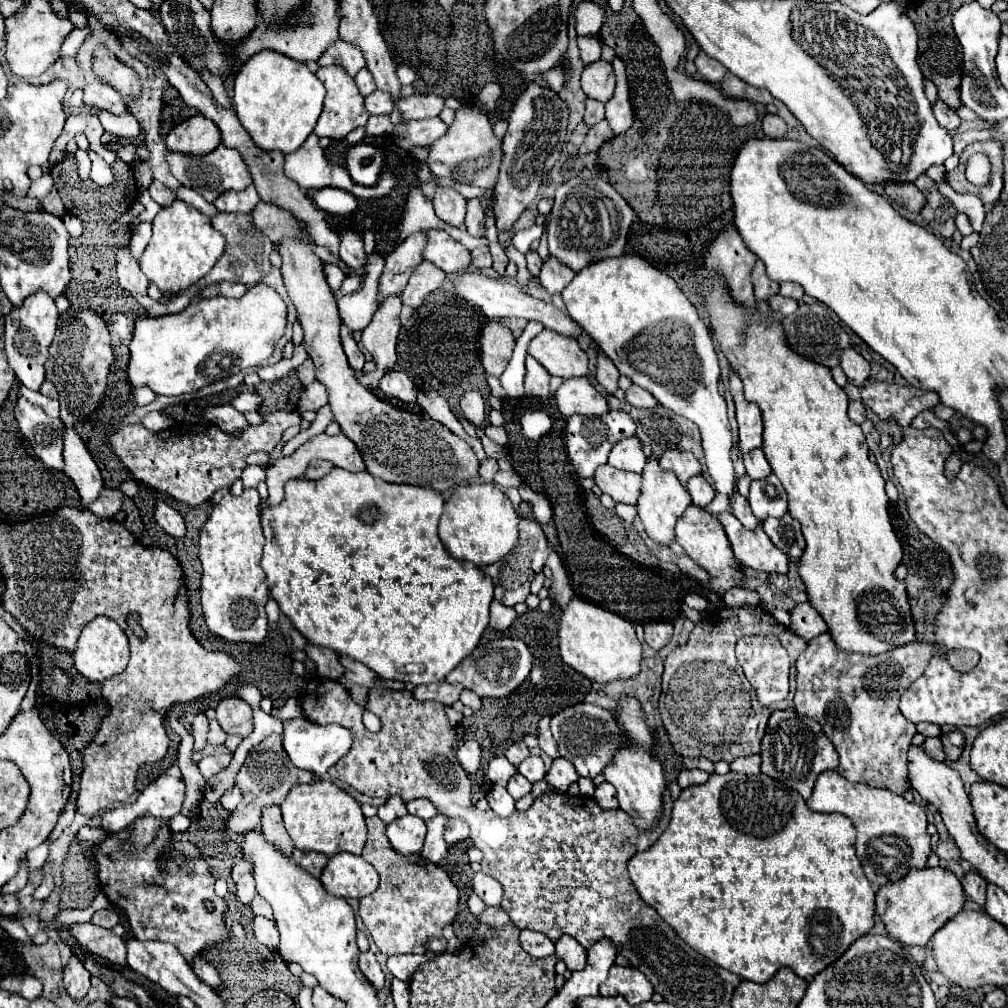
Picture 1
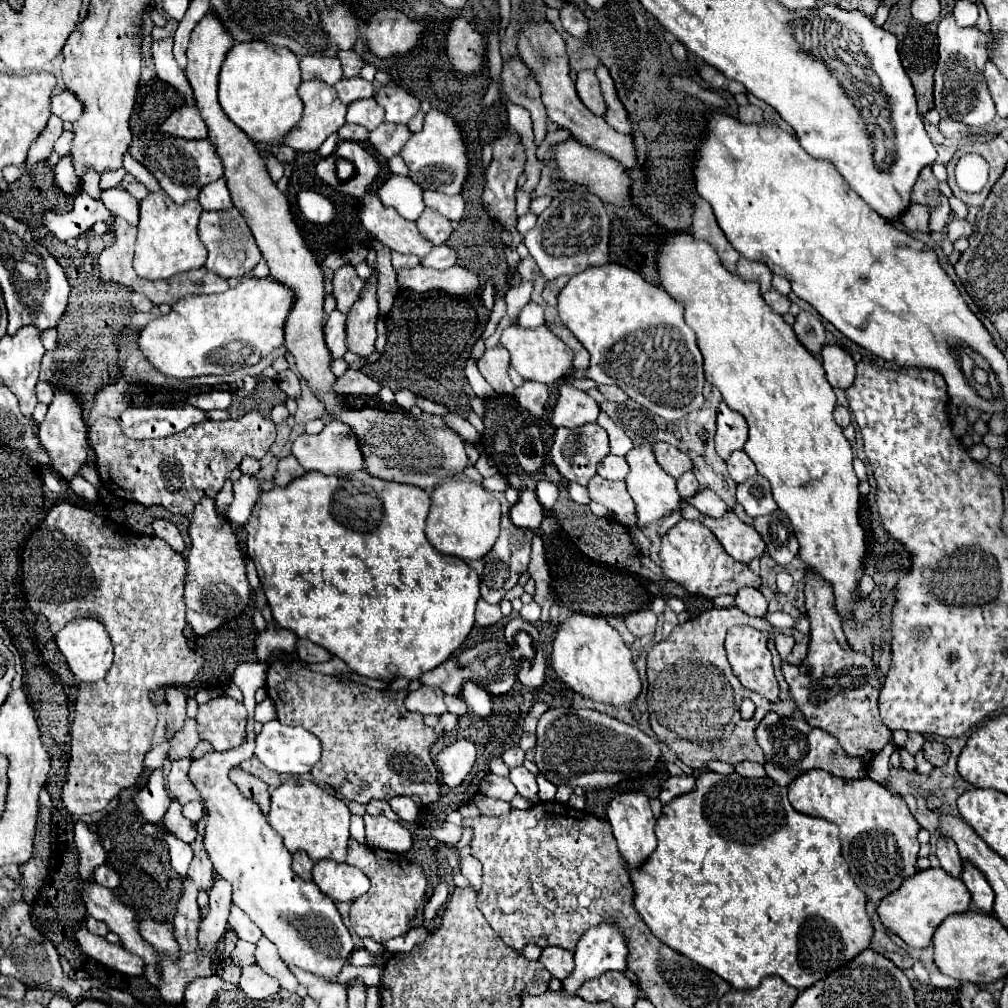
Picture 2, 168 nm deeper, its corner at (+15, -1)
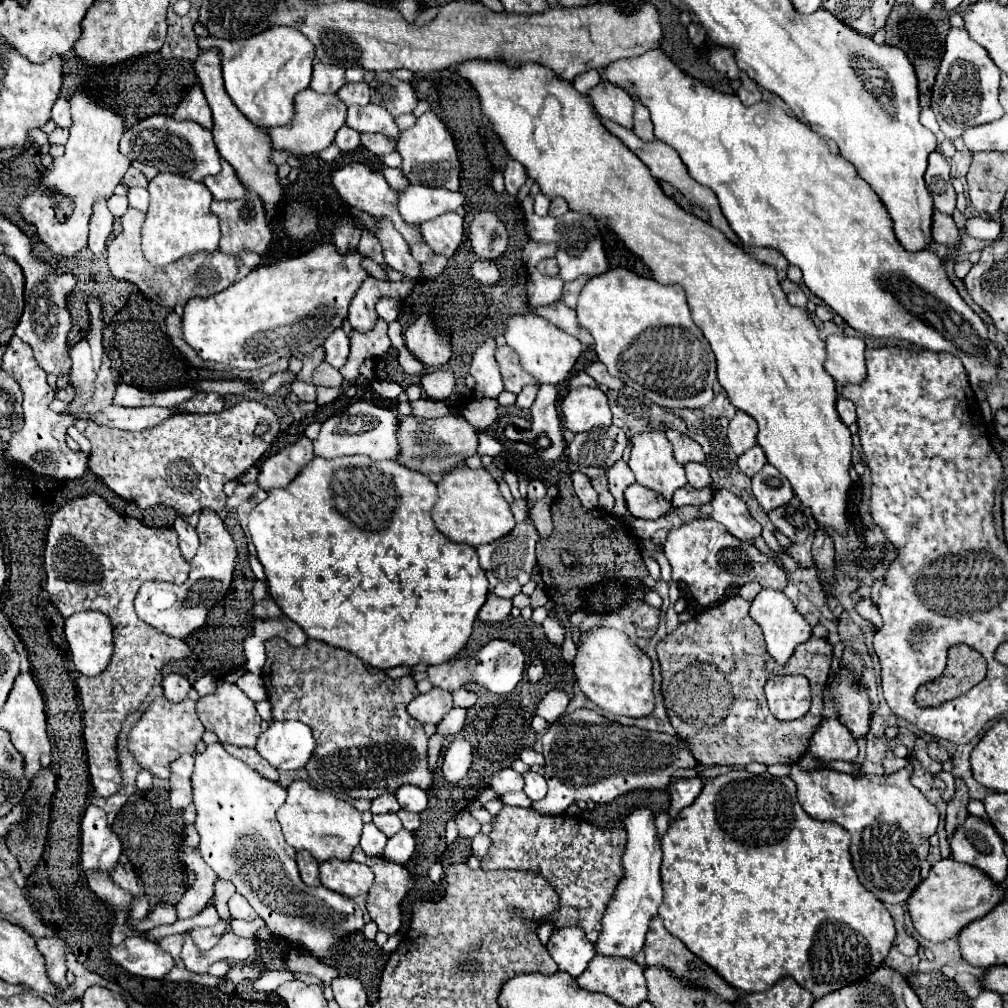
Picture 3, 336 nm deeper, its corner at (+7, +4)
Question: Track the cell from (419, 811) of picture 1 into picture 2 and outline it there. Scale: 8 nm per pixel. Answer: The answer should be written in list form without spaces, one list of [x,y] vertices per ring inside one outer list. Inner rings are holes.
[[[394,797],[394,799],[390,799],[388,801],[390,803],[390,807],[392,807],[392,811],[400,817],[400,819],[406,819],[406,821],[416,821],[416,817],[418,817],[418,807],[416,807],[416,803],[410,799],[410,797]]]

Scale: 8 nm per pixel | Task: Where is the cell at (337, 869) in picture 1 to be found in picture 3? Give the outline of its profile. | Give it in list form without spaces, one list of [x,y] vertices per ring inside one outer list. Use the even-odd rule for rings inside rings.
[[[332,858],[320,864],[320,882],[322,886],[342,896],[356,898],[370,890],[374,882],[374,872],[366,864],[358,864],[354,860]]]

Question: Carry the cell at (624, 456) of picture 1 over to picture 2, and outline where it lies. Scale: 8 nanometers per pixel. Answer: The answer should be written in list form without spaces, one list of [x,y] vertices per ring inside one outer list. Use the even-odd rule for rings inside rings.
[[[608,455],[598,467],[598,475],[608,481],[622,481],[628,475],[628,463],[624,457]]]

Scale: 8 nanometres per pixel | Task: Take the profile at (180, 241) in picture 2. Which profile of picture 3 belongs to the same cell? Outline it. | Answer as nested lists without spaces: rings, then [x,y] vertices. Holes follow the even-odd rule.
[[[160,172],[148,184],[150,208],[142,226],[142,252],[152,266],[166,266],[182,256],[194,252],[216,252],[220,240],[220,228],[216,216],[210,212],[212,194],[202,182],[184,180],[172,172]]]

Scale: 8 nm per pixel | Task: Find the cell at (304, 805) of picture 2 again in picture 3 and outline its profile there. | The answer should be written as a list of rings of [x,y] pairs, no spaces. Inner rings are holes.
[[[294,780],[288,786],[288,798],[278,808],[276,818],[282,826],[286,842],[296,850],[308,850],[318,862],[330,858],[350,860],[362,832],[362,818],[354,806],[310,786],[306,780]]]

